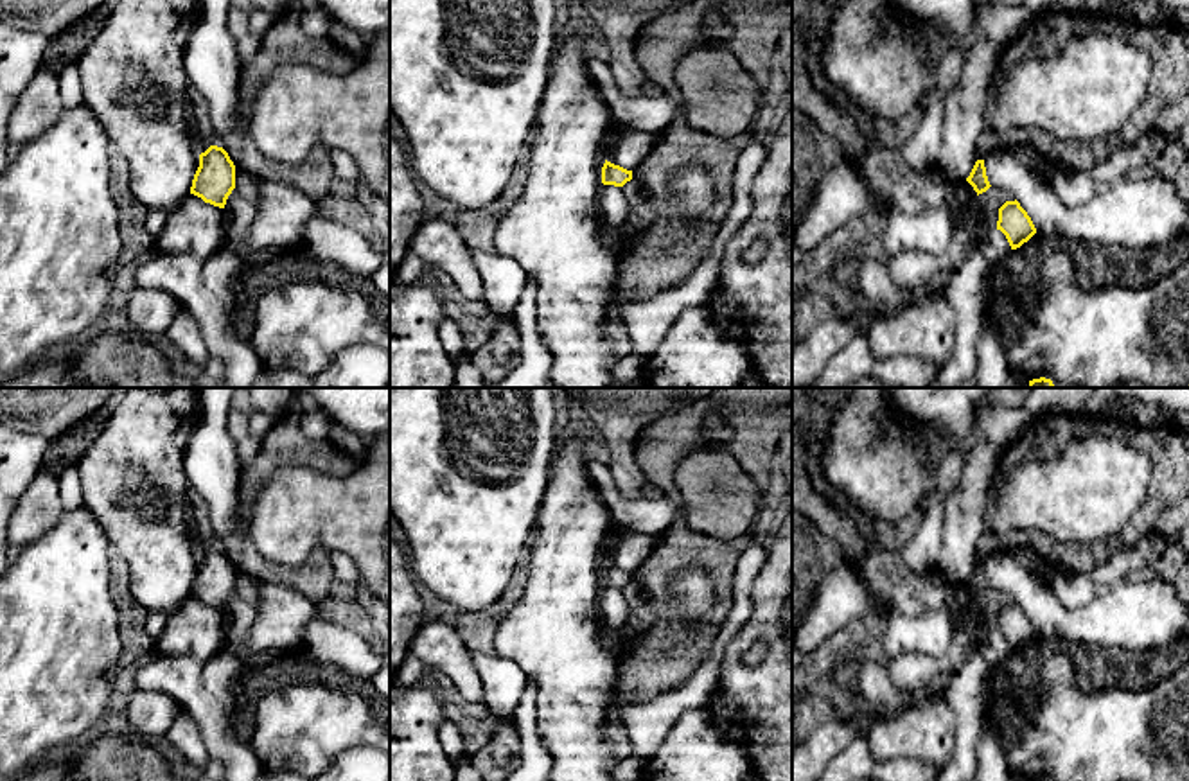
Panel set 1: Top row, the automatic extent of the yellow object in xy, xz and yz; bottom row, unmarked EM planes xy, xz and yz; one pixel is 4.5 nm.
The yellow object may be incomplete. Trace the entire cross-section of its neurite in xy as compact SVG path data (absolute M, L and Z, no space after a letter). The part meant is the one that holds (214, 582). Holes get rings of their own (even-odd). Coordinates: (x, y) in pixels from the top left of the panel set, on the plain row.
M210 548L199 557L199 569L194 576L190 596L205 605L225 610L235 591L235 567L223 549Z

